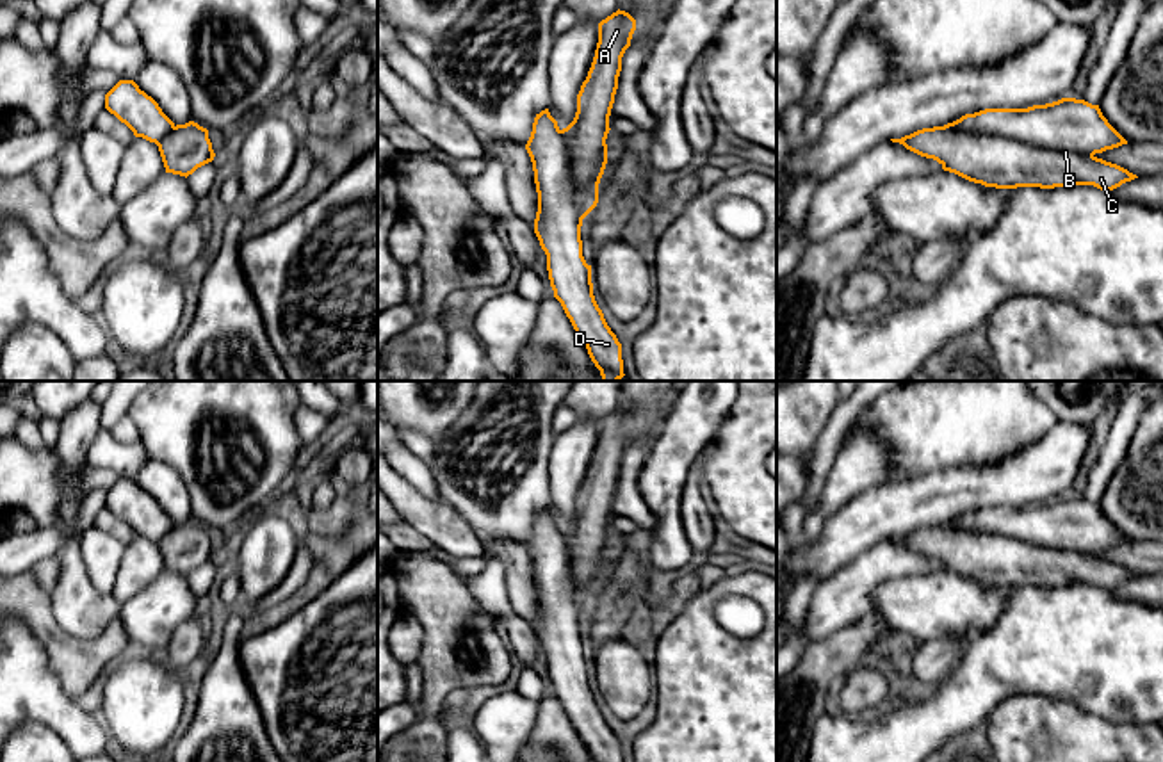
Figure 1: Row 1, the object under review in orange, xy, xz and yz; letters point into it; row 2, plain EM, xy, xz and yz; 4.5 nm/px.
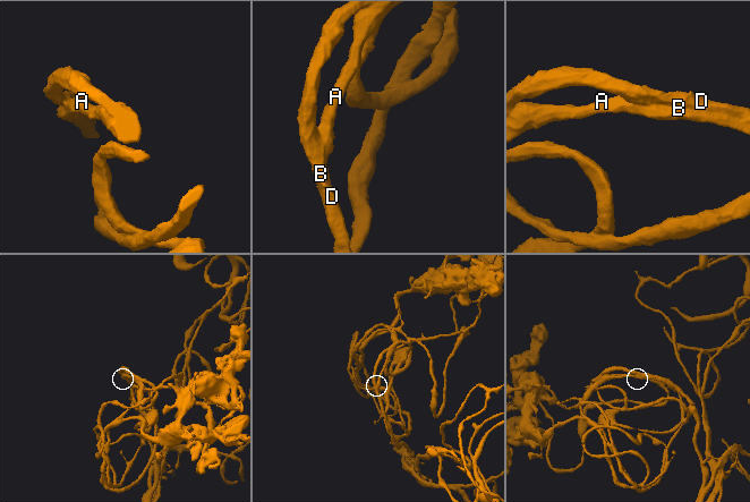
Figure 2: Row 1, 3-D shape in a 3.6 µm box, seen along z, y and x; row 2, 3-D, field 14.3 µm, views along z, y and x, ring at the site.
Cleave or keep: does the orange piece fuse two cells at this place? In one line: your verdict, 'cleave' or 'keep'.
keep

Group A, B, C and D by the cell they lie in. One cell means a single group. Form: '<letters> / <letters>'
A B C D

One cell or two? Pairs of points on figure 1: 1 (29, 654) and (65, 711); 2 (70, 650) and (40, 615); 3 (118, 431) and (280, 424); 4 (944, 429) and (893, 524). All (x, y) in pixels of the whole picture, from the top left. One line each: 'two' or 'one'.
1: one
2: one
3: two
4: two

